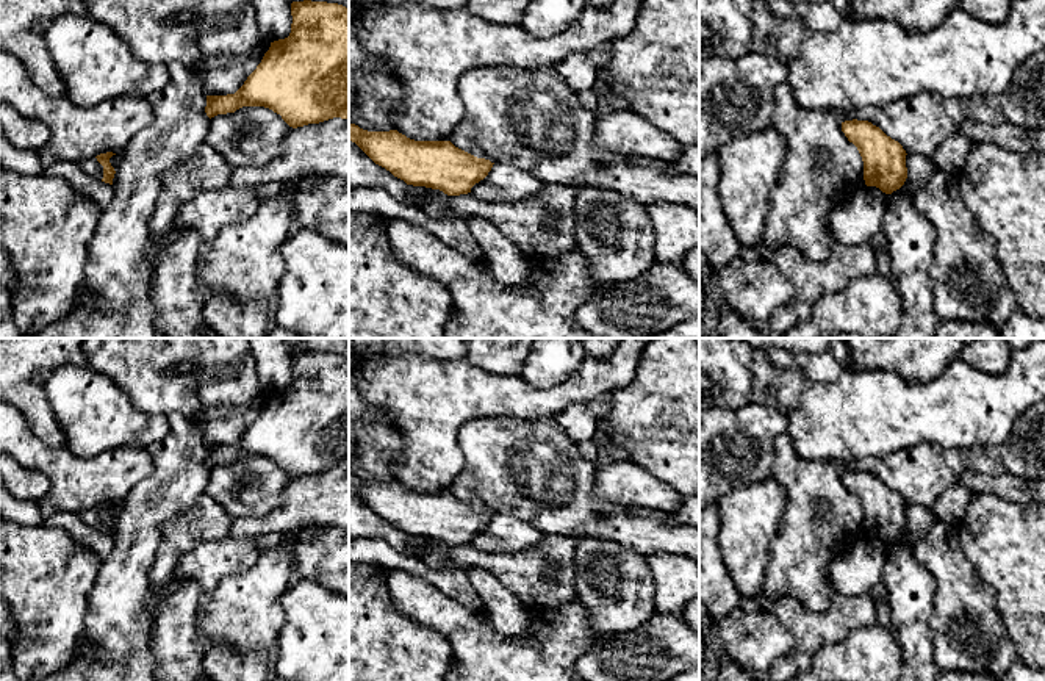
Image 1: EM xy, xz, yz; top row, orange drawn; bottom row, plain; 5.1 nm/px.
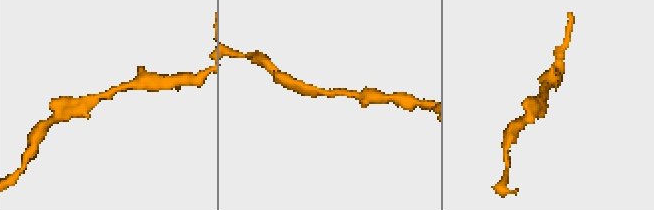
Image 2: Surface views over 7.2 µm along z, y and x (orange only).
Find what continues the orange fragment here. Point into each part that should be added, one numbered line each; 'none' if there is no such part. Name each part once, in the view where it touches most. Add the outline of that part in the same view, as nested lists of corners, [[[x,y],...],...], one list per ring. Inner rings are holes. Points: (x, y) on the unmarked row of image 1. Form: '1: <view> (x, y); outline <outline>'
none

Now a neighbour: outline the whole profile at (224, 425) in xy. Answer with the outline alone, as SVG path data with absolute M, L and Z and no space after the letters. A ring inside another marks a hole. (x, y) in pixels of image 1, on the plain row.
M261 390L247 405L203 405L197 415L197 426L203 434L205 446L235 445L261 413L269 398L271 393Z

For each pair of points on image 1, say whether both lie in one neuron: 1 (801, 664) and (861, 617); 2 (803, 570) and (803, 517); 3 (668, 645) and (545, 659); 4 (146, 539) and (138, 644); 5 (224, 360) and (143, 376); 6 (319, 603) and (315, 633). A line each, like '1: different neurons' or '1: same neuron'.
1: same neuron
2: same neuron
3: different neurons
4: same neuron
5: same neuron
6: same neuron

